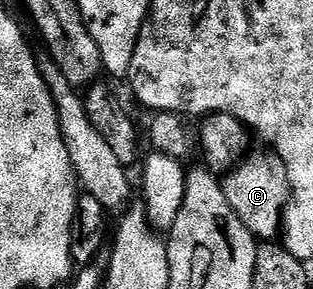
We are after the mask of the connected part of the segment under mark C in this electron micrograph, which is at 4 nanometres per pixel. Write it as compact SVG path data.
M252 154L228 179L222 180L225 201L241 217L245 229L255 235L256 240L271 241L280 234L283 226L283 211L291 198L291 186L287 176L287 164L278 155Z

